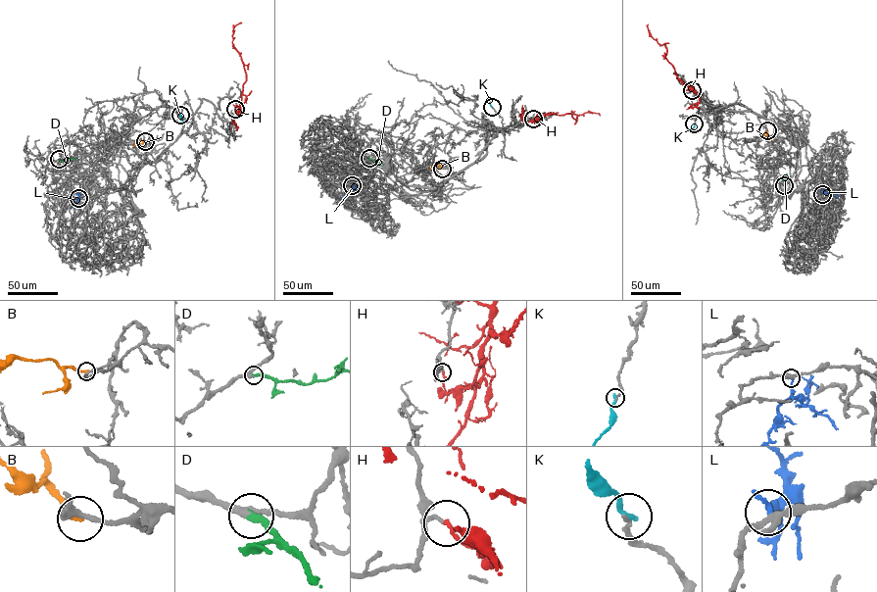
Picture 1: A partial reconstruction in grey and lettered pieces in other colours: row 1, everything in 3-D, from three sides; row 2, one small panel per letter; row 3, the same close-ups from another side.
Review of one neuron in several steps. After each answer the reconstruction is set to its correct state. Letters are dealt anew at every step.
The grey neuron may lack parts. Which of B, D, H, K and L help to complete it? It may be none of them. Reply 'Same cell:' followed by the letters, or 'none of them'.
Same cell: D

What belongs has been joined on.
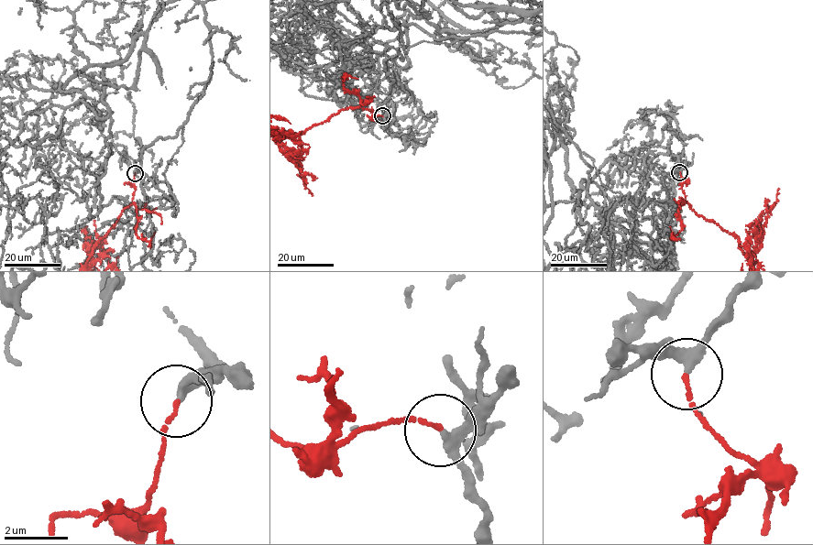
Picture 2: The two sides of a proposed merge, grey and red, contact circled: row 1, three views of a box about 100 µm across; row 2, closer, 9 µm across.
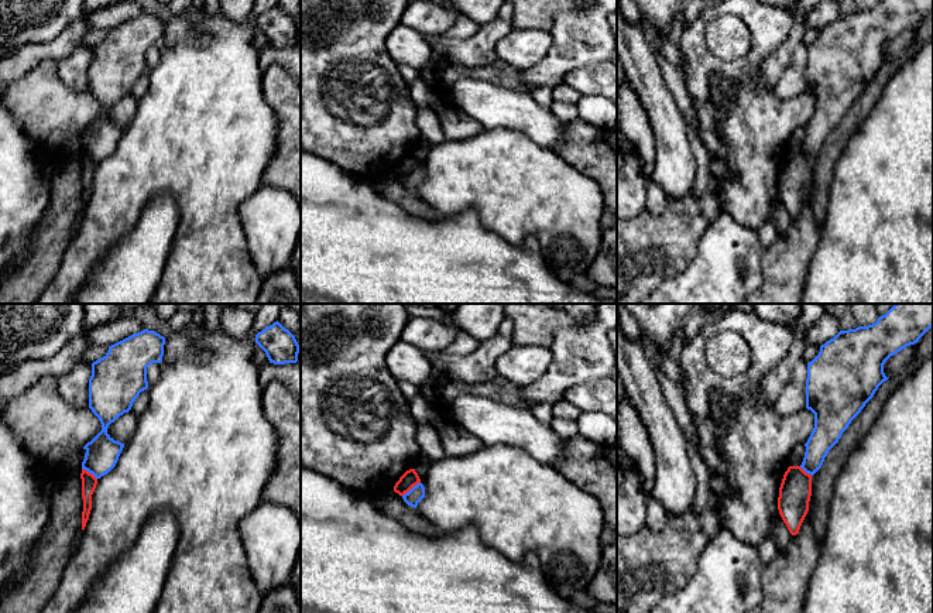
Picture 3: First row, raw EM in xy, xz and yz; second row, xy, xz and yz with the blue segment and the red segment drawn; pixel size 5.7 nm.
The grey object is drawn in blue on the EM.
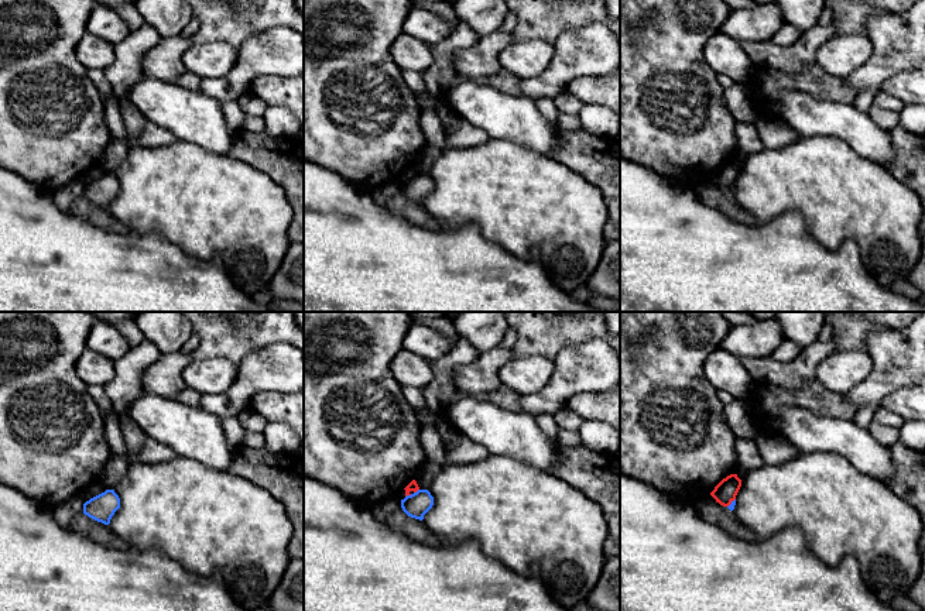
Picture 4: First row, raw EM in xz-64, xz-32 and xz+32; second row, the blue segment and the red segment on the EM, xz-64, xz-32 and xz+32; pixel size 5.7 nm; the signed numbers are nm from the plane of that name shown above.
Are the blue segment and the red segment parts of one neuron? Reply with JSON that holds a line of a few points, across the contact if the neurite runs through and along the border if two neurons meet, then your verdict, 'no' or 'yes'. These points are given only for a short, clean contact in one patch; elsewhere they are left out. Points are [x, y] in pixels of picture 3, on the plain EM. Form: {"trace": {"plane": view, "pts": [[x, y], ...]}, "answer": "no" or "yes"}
{"trace": {"plane": "xz", "pts": [[419, 165], [402, 180]]}, "answer": "no"}

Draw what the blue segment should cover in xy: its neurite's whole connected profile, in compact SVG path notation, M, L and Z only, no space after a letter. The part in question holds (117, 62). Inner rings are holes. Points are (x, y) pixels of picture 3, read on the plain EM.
M144 13L112 30L99 44L92 47L92 59L89 62L89 92L99 102L102 114L88 126L82 145L82 153L92 157L96 162L107 158L117 147L124 127L114 124L107 112L120 99L128 96L133 86L141 75L148 72L147 51L152 47L161 47L164 40L165 21L154 14Z

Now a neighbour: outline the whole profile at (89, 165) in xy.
M82 153L80 162L82 162L82 182L83 182L82 213L85 213L92 194L92 178L96 172L97 162L85 153Z

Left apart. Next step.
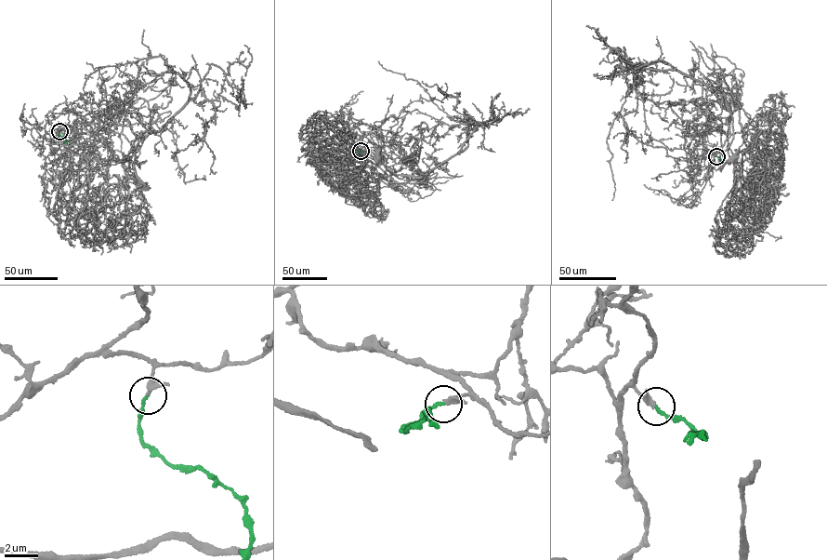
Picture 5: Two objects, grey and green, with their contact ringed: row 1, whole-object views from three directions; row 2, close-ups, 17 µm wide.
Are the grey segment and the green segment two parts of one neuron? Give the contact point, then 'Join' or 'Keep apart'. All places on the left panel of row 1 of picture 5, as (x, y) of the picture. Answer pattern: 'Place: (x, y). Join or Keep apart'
Place: (59, 131). Join

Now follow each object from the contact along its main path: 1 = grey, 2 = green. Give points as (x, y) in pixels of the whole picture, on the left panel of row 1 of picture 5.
1: (59, 131), (45, 140), (67, 141), (98, 126), (118, 133), (126, 120), (142, 139), (134, 166), (143, 186)
2: (59, 131), (69, 143)

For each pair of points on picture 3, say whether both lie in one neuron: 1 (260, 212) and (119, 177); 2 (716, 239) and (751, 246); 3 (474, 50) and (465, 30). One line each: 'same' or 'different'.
1: different
2: same
3: different

